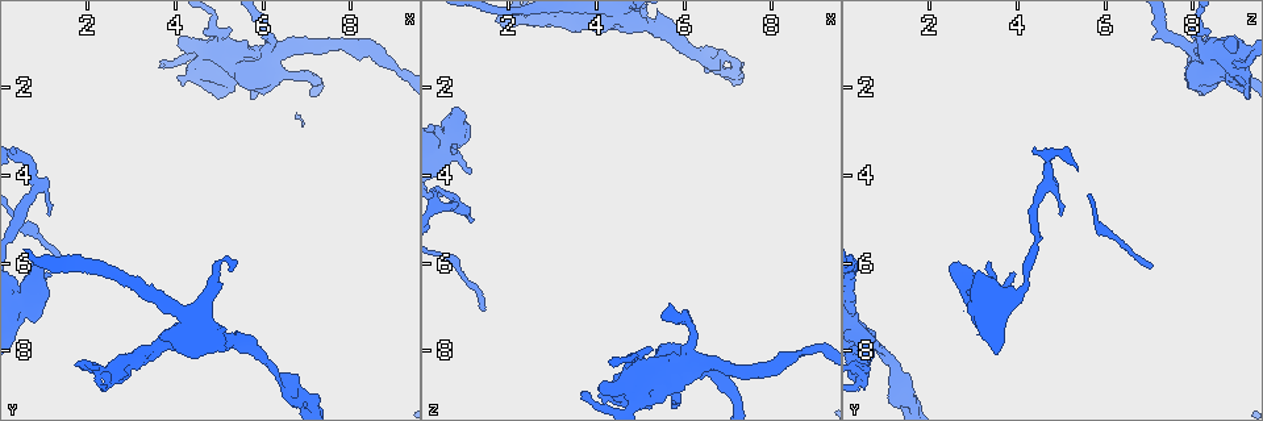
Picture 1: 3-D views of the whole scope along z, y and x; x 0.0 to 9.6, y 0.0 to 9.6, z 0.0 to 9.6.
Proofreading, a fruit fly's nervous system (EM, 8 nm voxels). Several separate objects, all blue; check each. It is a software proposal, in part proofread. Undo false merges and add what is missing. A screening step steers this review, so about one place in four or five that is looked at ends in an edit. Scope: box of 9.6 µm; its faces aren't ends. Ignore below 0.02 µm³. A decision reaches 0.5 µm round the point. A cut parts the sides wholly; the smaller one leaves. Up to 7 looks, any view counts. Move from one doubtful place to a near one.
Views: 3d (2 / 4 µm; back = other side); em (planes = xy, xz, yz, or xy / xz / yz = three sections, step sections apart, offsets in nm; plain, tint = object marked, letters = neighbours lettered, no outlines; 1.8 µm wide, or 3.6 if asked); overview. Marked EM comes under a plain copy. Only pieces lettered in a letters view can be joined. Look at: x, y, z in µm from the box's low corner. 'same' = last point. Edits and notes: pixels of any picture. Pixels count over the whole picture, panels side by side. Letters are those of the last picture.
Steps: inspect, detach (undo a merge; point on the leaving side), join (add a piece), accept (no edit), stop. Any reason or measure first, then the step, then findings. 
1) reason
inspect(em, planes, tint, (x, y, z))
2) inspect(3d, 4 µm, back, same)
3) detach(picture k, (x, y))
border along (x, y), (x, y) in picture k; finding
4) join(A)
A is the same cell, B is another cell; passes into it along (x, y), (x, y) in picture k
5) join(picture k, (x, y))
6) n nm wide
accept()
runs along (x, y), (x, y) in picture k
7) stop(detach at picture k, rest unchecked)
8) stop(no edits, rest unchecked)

narrows sharply
inspect(3d, 4 µm, (5.00, 1.25, 8.85))

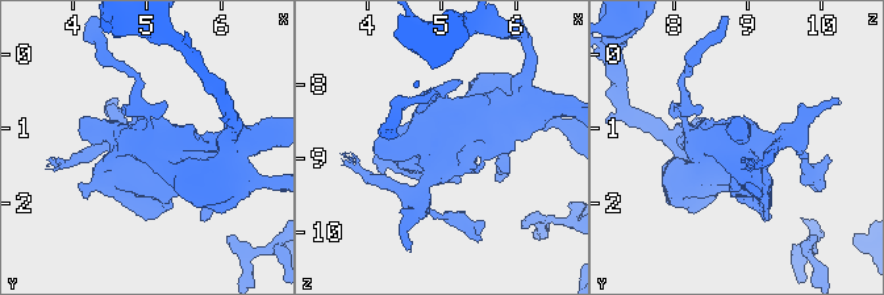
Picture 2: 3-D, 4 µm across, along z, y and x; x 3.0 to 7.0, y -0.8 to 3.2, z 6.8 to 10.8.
inspect(em, 3.6 µm, yz, step 4, letters, (5.00, 1.20, 8.85))

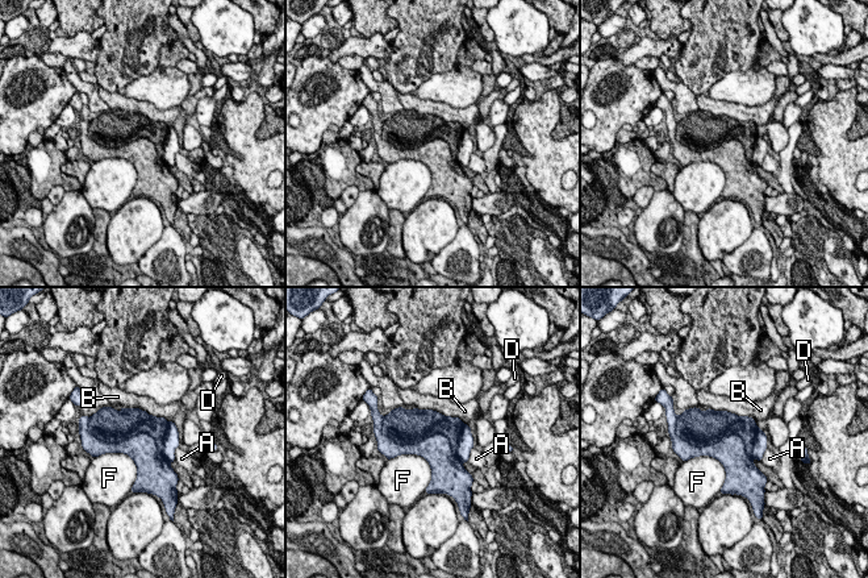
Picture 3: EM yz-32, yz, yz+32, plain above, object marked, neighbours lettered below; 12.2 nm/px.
accept()
A, B, D and F are other cells; border along (121, 406), (141, 408), (172, 421) in picture 3; one cell here

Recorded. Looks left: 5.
inspect(3d, 4 µm, (1.15, 6.30, 3.95))

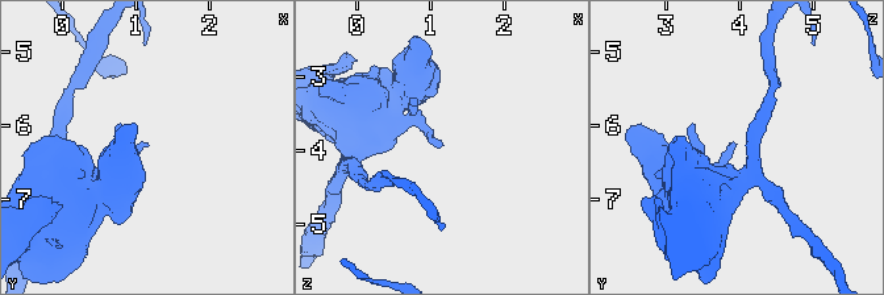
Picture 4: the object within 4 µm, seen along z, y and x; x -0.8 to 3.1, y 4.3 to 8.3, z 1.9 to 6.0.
inspect(em, planes, letters, (1.15, 6.25, 3.90))

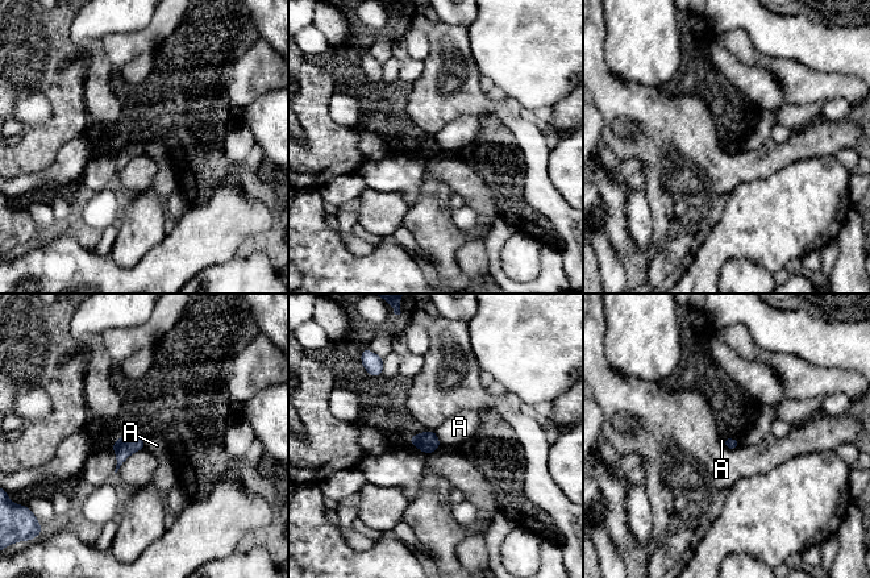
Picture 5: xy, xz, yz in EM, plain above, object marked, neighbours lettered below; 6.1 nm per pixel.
A touches over 80 nm
accept()
A is another cell; no lettered piece goes on from it

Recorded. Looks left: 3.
branch stops here
inspect(em, planes, letters, (6.75, 9.20, 1.10))

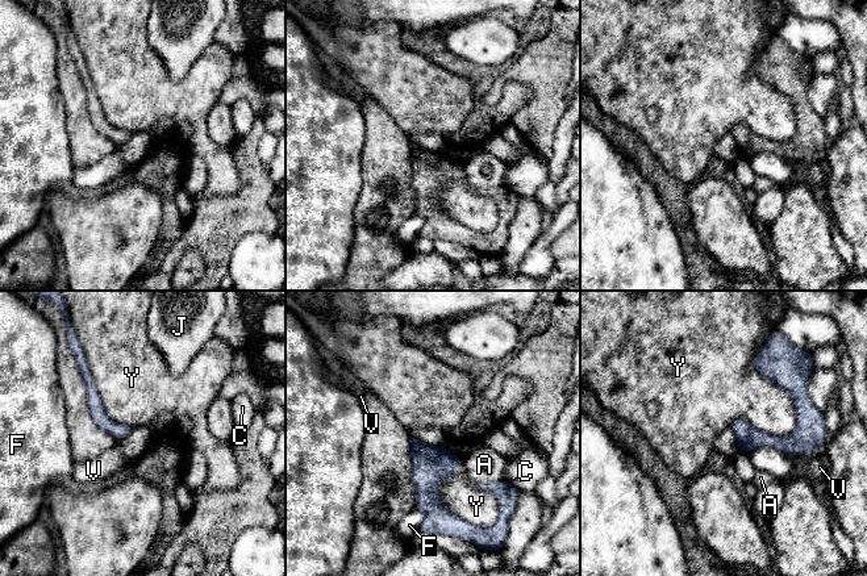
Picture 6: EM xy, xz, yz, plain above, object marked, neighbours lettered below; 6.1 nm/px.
90 nm wide
accept()
A, C, F, J, V and Y are other cells; runs along (758, 366), (797, 401), (799, 451) in picture 6; no lettered piece goes on from it

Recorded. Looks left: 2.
stop(no edits, rest unchecked)

